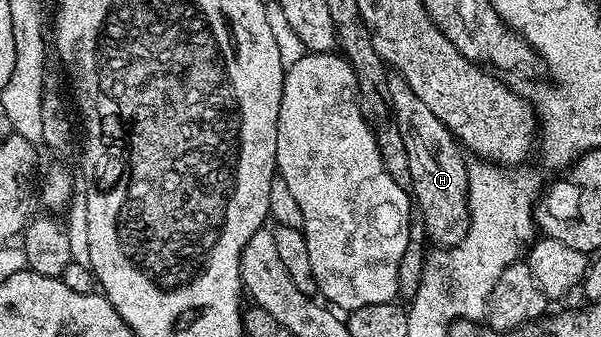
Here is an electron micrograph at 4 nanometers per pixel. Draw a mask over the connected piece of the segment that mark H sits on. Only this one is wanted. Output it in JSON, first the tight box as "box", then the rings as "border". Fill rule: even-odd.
{"box":[388,73,471,249],"border":[[[397,73],[388,74],[389,81],[389,101],[391,102],[391,112],[395,115],[397,129],[401,129],[401,141],[405,141],[405,153],[409,153],[409,177],[411,178],[410,194],[413,196],[414,206],[421,216],[425,229],[426,238],[432,239],[439,249],[450,249],[465,237],[465,233],[471,224],[471,214],[467,204],[467,169],[468,160],[463,160],[465,156],[464,148],[458,139],[452,135],[451,130],[442,123],[429,110],[429,105],[409,89],[409,85]]]}

